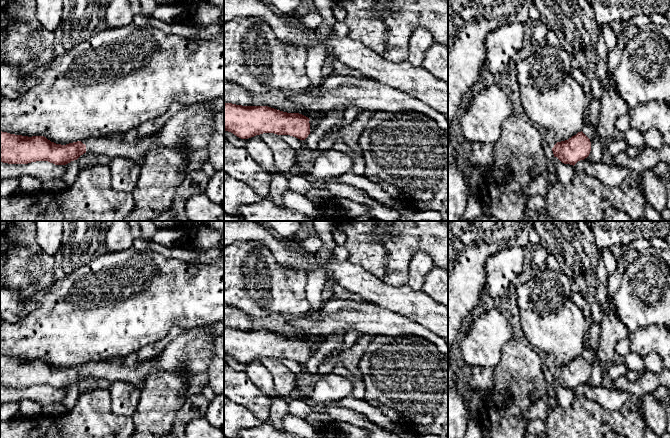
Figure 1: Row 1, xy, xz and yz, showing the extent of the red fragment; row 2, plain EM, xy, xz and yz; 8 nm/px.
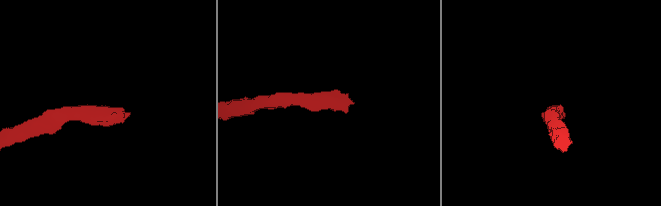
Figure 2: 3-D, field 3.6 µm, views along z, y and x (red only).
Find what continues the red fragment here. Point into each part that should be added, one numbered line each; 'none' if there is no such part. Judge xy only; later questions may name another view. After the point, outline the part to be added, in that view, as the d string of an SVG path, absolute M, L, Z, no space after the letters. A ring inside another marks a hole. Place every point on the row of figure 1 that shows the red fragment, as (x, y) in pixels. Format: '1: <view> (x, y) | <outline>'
1: xy (191, 128) | M207 102L197 103L174 114L157 133L147 137L138 137L134 142L125 142L122 139L117 139L112 136L90 137L81 140L81 142L86 145L86 152L105 155L110 159L121 156L135 161L143 158L147 150L153 145L160 145L173 149L205 149L212 133L212 119L215 113L216 111L208 107Z

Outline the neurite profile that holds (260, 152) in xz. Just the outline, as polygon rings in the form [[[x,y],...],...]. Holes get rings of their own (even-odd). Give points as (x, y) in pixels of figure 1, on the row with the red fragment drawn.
[[[257,136],[248,138],[245,148],[263,171],[271,176],[279,172],[275,166],[272,151],[260,138]]]

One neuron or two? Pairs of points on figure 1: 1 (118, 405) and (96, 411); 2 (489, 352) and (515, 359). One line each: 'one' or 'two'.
1: two
2: two

